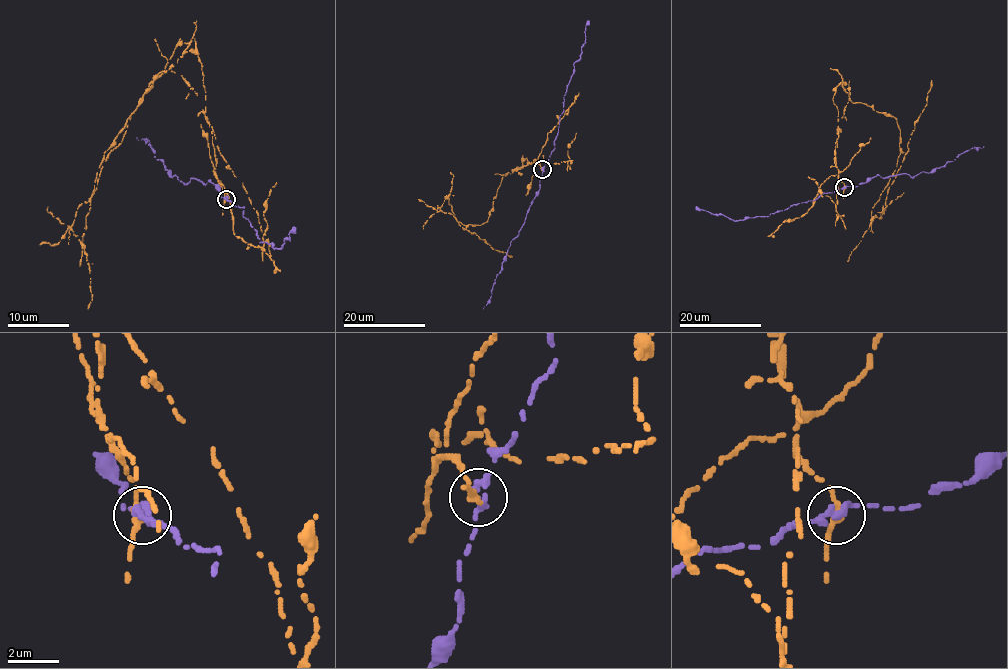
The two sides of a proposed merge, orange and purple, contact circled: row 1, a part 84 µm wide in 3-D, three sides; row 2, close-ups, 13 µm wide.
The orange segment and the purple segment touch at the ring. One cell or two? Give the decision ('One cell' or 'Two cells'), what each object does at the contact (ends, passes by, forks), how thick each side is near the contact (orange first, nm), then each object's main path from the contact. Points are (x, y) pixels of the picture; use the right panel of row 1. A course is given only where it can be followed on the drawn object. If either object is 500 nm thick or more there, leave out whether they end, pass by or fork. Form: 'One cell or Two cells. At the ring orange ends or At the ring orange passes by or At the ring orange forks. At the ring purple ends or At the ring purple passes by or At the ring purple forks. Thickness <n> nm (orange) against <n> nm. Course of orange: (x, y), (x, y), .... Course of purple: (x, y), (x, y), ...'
Two cells. At the ring orange passes by. At the ring purple ends. Thickness 240 nm (orange) against 480 nm. Course of orange: (845, 187), (832, 97), (842, 80), (853, 103), (893, 116), (900, 129), (896, 177), (847, 261). Course of purple: (845, 187), (768, 216), (738, 221), (696, 206)

